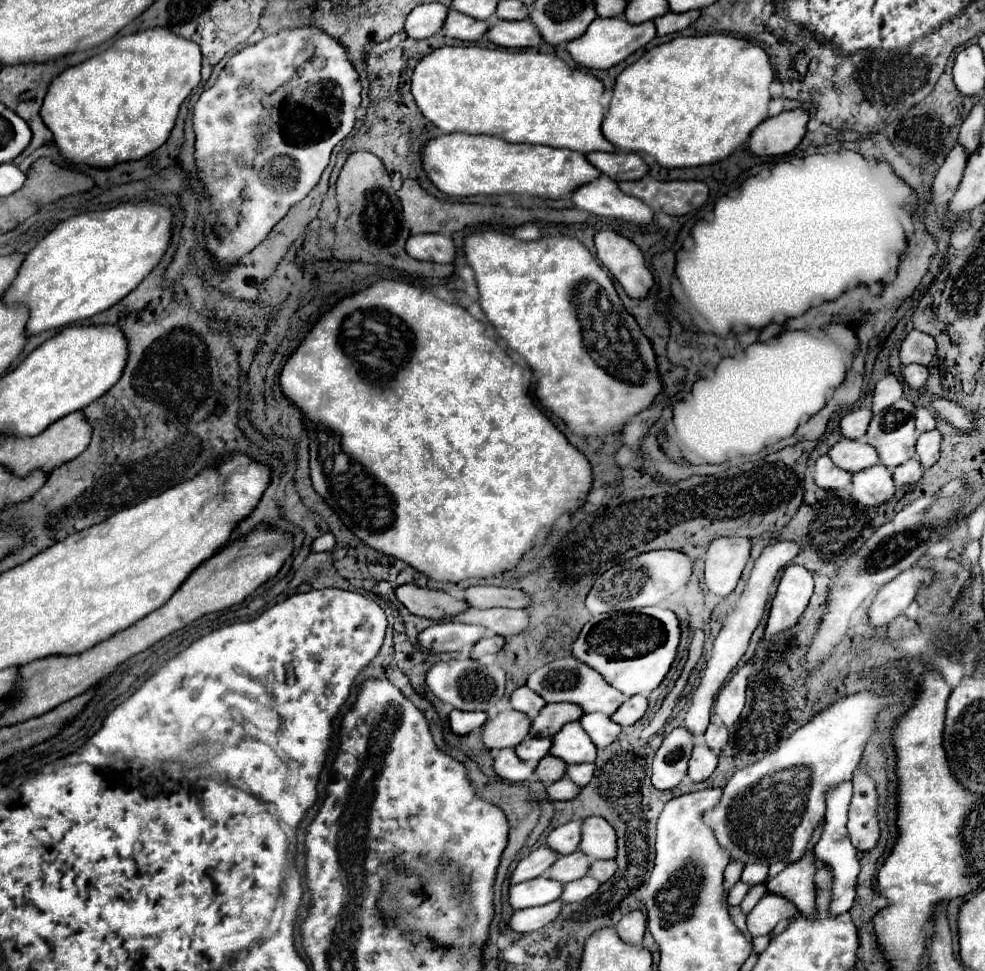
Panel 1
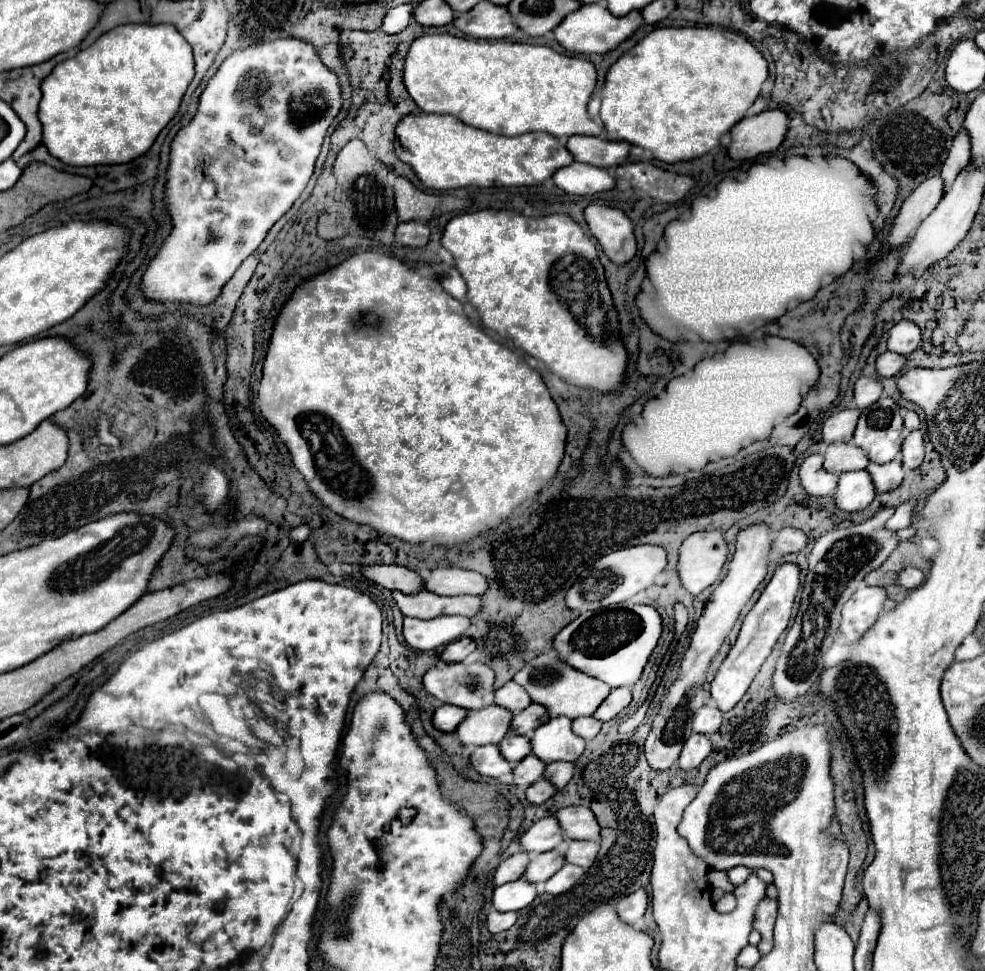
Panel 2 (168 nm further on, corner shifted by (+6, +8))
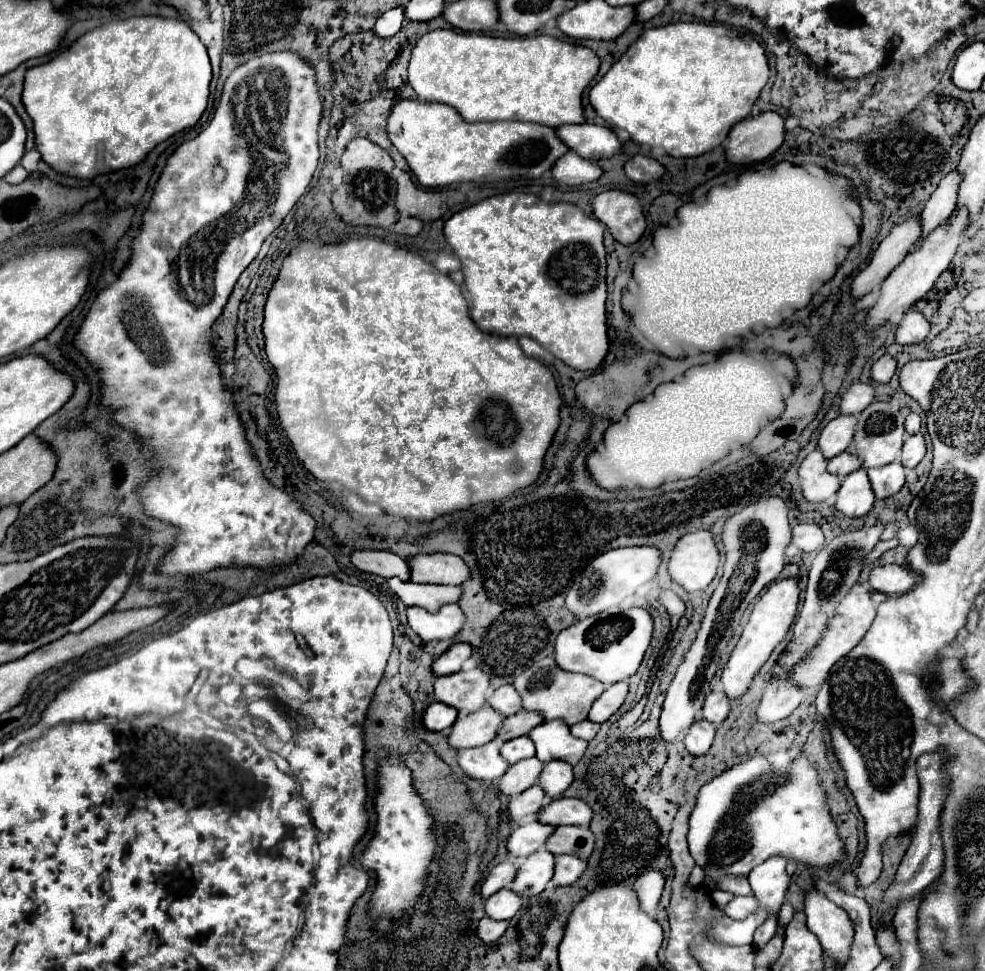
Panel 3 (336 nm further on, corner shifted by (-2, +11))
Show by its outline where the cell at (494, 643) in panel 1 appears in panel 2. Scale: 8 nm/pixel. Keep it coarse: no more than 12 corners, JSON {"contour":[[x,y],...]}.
{"contour":[[462,637],[446,645],[440,661],[464,661],[476,647]]}

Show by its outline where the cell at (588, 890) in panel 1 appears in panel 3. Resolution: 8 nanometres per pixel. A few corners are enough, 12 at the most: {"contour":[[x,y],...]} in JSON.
{"contour":[[556,856],[554,886],[574,884],[586,870],[576,856]]}

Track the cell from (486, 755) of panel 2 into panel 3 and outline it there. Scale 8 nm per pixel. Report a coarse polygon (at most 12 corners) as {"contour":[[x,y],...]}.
{"contour":[[500,742],[460,750],[458,764],[478,780],[508,770]]}

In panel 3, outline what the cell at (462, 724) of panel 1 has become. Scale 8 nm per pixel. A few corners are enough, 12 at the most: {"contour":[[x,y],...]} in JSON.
{"contour":[[434,702],[424,712],[432,732],[450,728],[458,710]]}

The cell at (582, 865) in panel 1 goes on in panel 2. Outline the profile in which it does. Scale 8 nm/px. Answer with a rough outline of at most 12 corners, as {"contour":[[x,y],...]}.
{"contour":[[558,849],[530,859],[524,879],[548,881],[564,865]]}

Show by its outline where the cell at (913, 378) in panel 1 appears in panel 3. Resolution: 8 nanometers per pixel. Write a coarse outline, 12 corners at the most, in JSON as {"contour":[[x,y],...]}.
{"contour":[[880,356],[872,366],[872,380],[890,382],[896,372],[894,356]]}

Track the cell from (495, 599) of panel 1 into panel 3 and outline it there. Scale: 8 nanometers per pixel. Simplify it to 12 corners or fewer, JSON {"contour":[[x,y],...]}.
{"contour":[[418,554],[410,580],[462,586],[470,568],[452,554]]}

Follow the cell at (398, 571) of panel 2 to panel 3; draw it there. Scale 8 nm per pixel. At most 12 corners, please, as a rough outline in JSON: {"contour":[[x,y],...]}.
{"contour":[[358,550],[352,564],[382,578],[410,580],[410,564],[380,550]]}

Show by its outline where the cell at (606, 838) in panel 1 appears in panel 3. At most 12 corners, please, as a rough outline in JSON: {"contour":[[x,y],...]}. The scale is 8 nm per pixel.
{"contour":[[558,798],[538,820],[554,826],[590,826],[592,808],[580,798]]}

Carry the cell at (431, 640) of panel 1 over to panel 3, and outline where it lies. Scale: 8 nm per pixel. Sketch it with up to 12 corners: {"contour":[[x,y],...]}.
{"contour":[[458,604],[436,614],[408,608],[408,624],[424,644],[454,638],[466,618]]}

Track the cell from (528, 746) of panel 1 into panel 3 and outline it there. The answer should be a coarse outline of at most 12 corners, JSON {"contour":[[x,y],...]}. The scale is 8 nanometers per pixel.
{"contour":[[528,736],[508,740],[500,754],[516,764],[534,756]]}

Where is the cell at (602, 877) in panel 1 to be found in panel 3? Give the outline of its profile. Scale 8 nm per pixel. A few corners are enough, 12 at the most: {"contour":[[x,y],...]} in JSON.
{"contour":[[558,826],[544,844],[552,854],[588,860],[594,834],[582,826]]}

